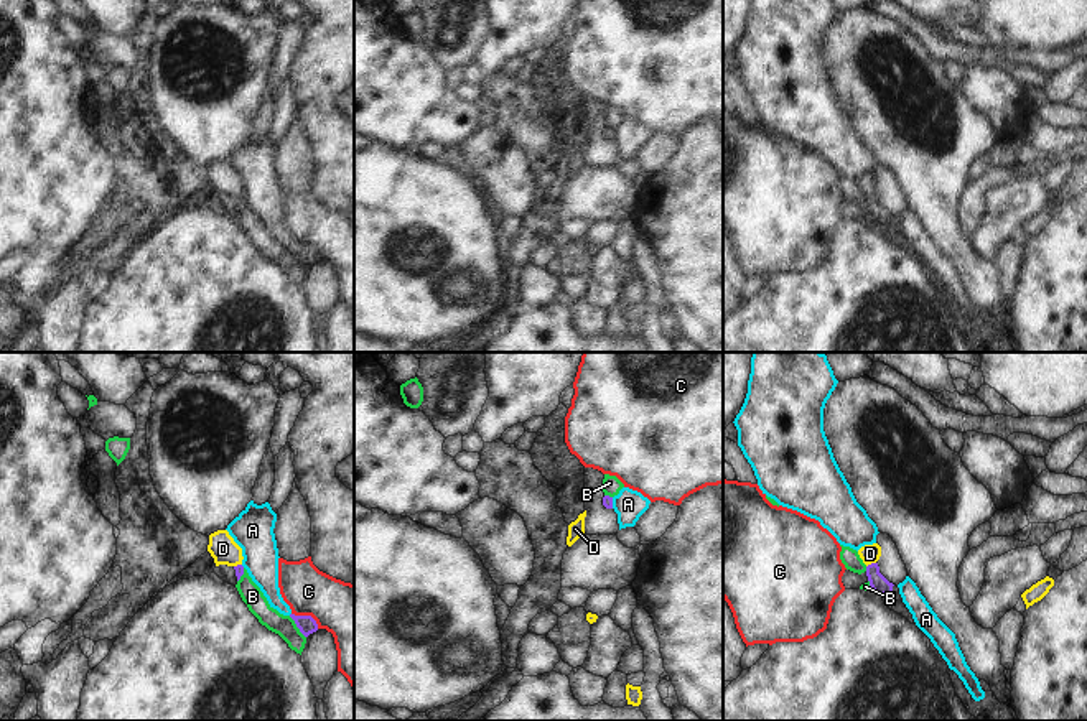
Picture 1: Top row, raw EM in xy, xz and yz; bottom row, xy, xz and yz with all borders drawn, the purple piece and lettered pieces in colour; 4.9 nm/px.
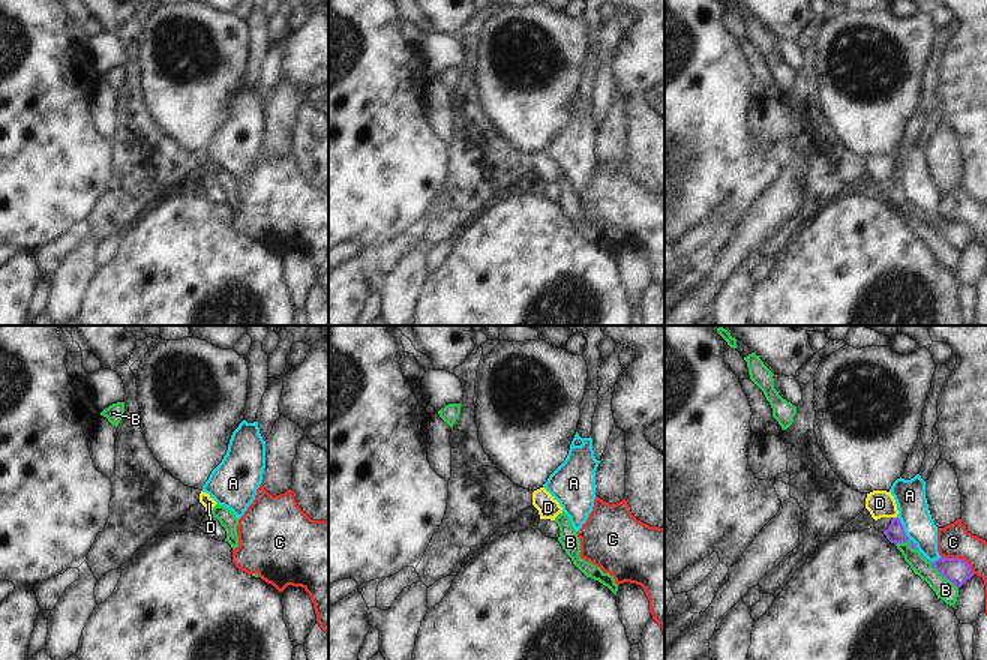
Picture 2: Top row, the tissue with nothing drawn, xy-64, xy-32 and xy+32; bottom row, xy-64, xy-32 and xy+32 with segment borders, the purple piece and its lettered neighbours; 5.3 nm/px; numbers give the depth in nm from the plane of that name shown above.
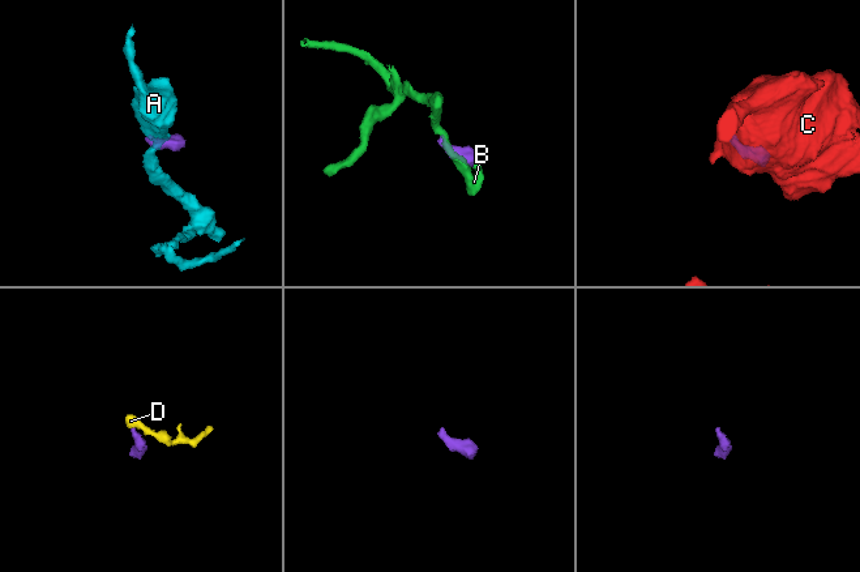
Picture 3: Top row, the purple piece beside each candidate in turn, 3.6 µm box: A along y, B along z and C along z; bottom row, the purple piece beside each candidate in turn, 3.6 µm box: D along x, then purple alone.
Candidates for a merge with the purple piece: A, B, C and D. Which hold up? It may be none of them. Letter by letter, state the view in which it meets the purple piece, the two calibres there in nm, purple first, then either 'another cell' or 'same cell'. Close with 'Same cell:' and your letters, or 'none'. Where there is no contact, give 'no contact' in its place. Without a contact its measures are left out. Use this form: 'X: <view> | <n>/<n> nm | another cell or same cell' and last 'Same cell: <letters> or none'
A: xz | 50/150 nm | another cell
B: xy | 90/100 nm | another cell
C: xy | 90/280 nm | another cell
D: yz | 90/100 nm | same cell
Same cell: D

